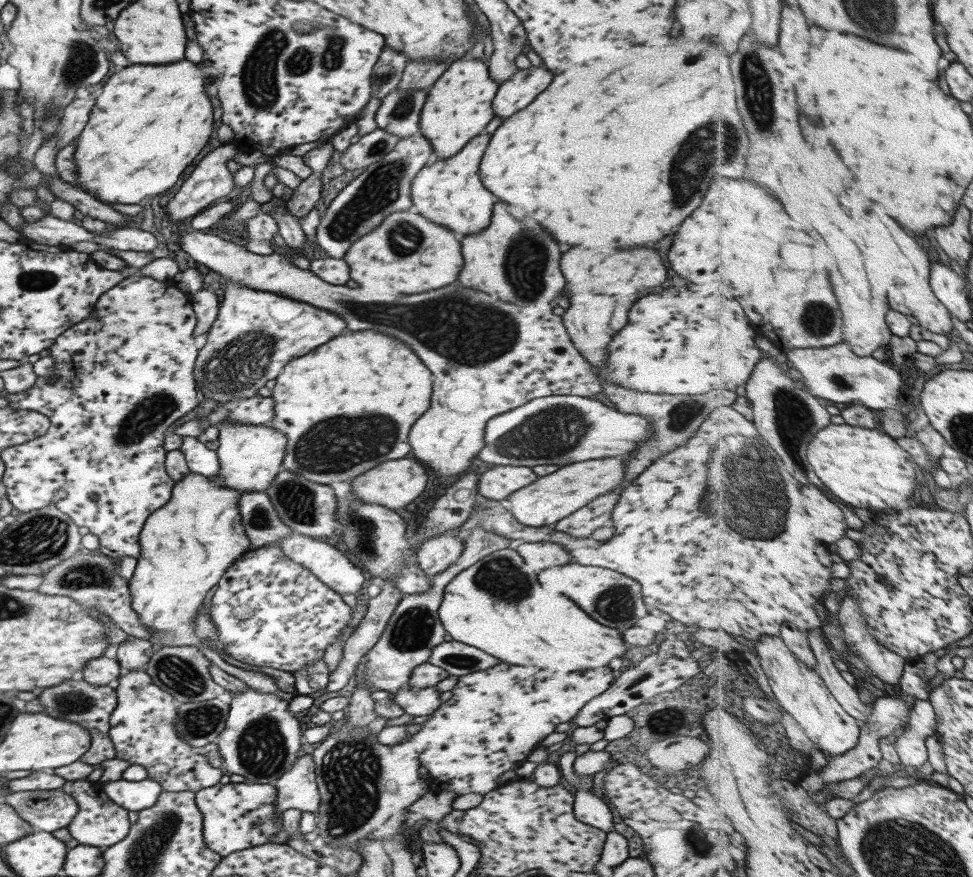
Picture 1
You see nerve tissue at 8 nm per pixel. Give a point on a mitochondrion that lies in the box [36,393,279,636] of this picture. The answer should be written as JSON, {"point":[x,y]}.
{"point":[89,574]}

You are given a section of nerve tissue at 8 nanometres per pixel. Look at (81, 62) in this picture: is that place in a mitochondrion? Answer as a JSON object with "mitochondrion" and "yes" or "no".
{"mitochondrion":"yes"}

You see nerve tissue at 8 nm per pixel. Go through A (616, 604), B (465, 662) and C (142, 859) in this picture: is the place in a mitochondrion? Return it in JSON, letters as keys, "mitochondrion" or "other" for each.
{"A":"mitochondrion","B":"mitochondrion","C":"mitochondrion"}

